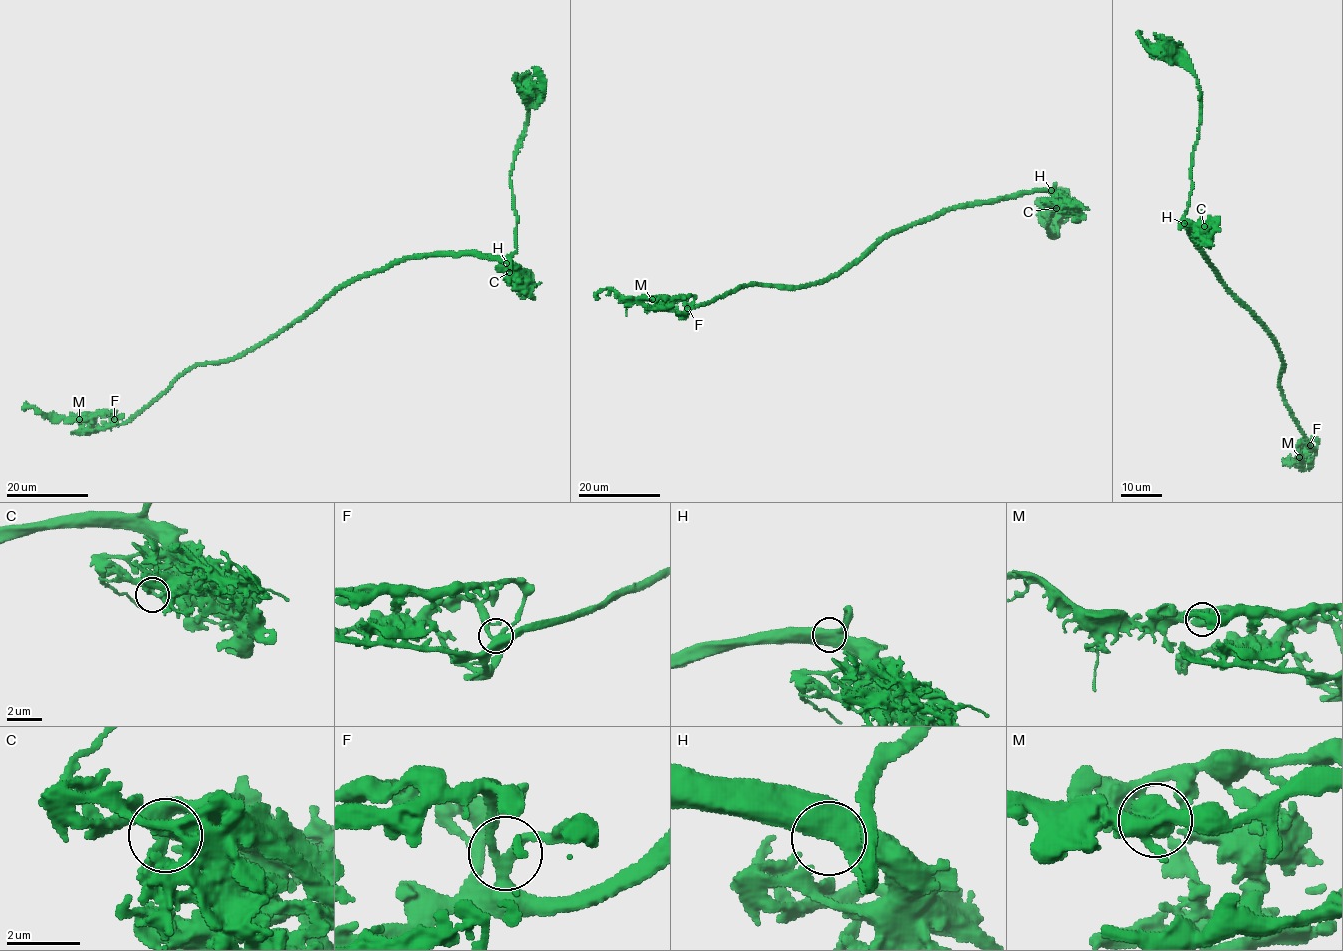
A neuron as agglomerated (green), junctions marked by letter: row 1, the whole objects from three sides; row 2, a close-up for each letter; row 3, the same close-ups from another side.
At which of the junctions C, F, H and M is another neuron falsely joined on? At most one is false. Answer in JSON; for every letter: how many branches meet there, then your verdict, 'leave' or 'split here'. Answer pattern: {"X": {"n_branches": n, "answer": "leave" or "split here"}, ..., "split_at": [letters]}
{"C": {"n_branches": 3, "answer": "leave"}, "F": {"n_branches": 3, "answer": "leave"}, "H": {"n_branches": 3, "answer": "leave"}, "M": {"n_branches": 3, "answer": "leave"}, "split_at": []}

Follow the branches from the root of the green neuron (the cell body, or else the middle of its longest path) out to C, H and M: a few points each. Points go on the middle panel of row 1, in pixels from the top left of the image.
C: (1055, 212), (1057, 234), (1053, 237), (1046, 227), (1060, 196), (1053, 190), (1058, 195), (1056, 208)
H: (1055, 212), (1057, 234), (1053, 237), (1046, 227), (1060, 196), (1051, 190)
M: (1055, 212), (1053, 237), (1053, 190), (961, 204), (817, 282), (746, 284), (689, 309), (652, 299)

